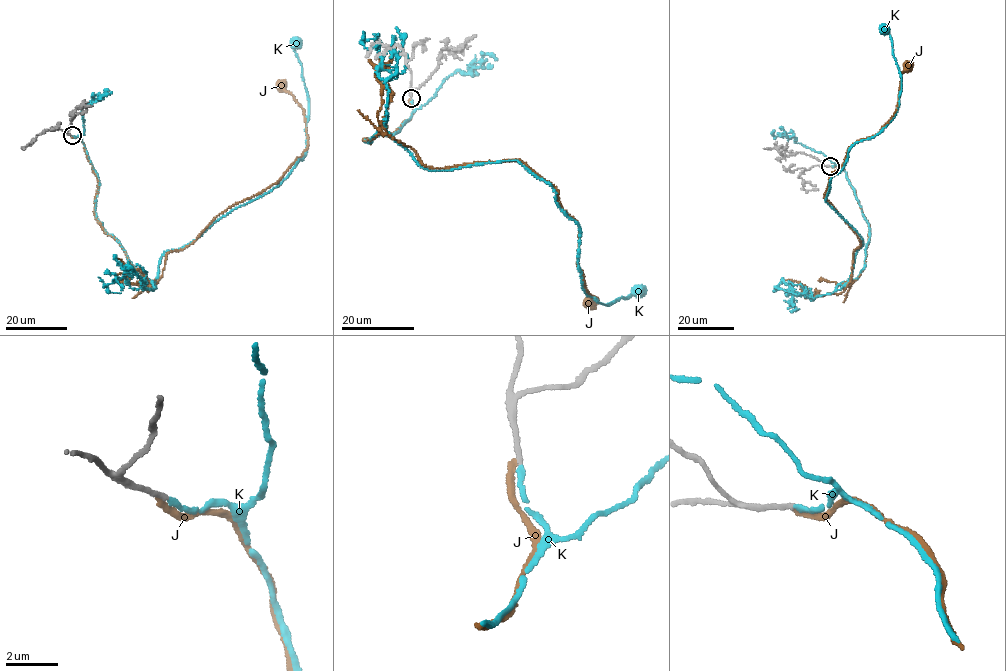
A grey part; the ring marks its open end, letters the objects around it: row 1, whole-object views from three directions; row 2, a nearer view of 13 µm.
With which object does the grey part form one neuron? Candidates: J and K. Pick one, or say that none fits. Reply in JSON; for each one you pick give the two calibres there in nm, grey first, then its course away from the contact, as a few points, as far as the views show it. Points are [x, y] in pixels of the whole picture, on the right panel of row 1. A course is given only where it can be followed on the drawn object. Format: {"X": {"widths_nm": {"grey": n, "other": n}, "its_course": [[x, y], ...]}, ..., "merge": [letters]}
{"K": {"widths_nm": {"grey": 170, "other": 160}, "its_course": [[831, 165], [870, 234], [838, 289], [863, 241], [825, 199], [853, 144], [898, 109], [884, 30]]}, "merge": ["K"]}

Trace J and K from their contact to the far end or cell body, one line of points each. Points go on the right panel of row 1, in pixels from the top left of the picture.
J: (830, 166), (868, 223), (850, 285), (860, 243), (824, 198), (848, 148), (893, 115), (906, 65)
K: (831, 165), (870, 234), (838, 289), (863, 241), (825, 199), (853, 144), (898, 109), (884, 30)

